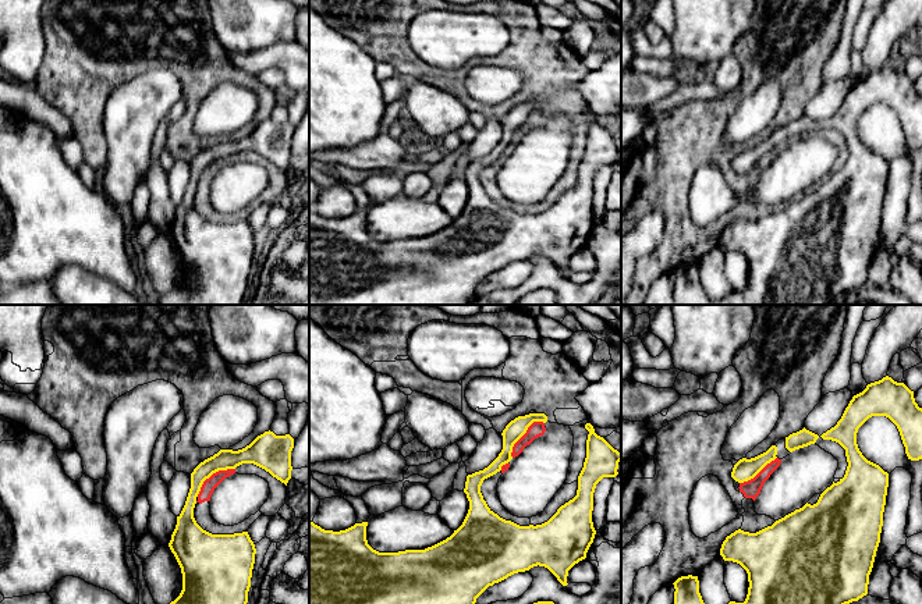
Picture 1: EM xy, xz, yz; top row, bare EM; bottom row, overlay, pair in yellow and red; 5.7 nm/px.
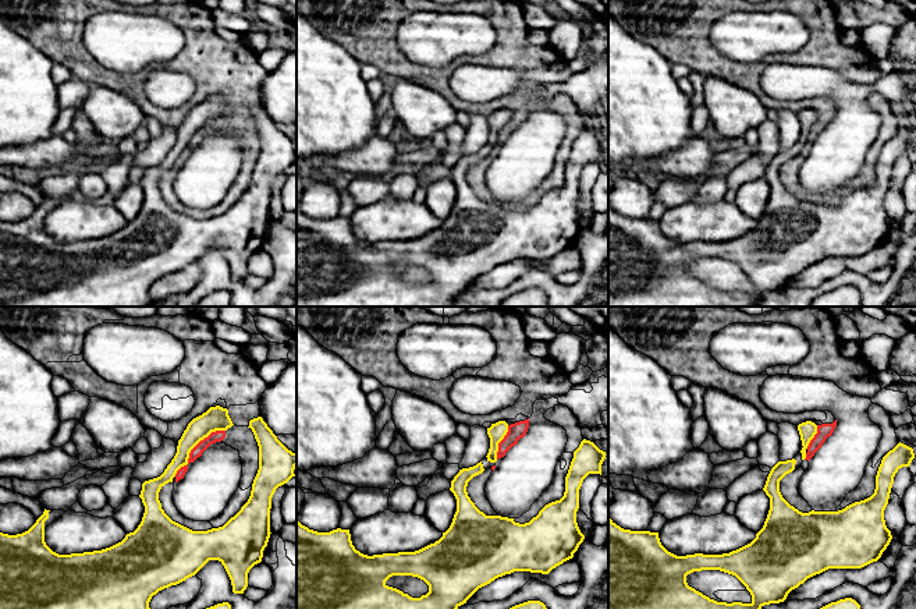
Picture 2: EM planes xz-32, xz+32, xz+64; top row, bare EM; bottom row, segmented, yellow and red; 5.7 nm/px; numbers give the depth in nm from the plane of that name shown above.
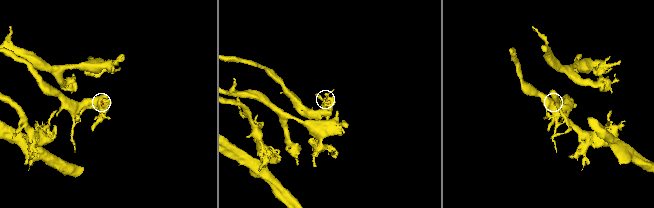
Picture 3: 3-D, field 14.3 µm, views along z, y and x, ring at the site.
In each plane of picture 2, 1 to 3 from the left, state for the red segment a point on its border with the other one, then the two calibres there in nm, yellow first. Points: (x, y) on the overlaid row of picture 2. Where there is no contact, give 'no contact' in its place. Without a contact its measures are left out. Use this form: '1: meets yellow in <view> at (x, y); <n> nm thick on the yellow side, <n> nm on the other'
1: meets yellow in xz-32 at (194, 446); 140 nm thick on the yellow side, 70 nm on the other
2: meets yellow in xz+32 at (500, 441); 100 nm thick on the yellow side, 100 nm on the other
3: meets yellow in xz+64 at (813, 436); 100 nm thick on the yellow side, 80 nm on the other

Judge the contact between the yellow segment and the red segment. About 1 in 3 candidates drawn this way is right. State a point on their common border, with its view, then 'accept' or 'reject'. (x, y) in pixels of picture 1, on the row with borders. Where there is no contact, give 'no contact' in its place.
meets yellow in xy at (212, 473); reject

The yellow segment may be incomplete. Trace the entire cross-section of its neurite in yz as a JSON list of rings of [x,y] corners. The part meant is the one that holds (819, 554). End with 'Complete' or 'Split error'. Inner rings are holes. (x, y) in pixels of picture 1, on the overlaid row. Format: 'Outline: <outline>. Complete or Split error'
Outline: [[[889,376],[868,384],[862,392],[852,397],[837,424],[820,436],[823,440],[838,443],[845,450],[848,466],[844,477],[837,483],[833,482],[816,504],[806,502],[802,508],[756,533],[738,529],[723,541],[720,555],[724,561],[740,564],[747,571],[749,582],[745,601],[728,604],[850,604],[868,594],[889,487],[889,473],[868,461],[857,444],[858,429],[872,416],[889,418],[900,431],[908,459],[922,459],[922,408],[915,402],[914,391]]]. Complete

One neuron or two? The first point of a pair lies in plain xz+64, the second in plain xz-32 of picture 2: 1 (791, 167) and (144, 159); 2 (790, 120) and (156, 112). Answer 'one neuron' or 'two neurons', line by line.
1: two neurons
2: two neurons

